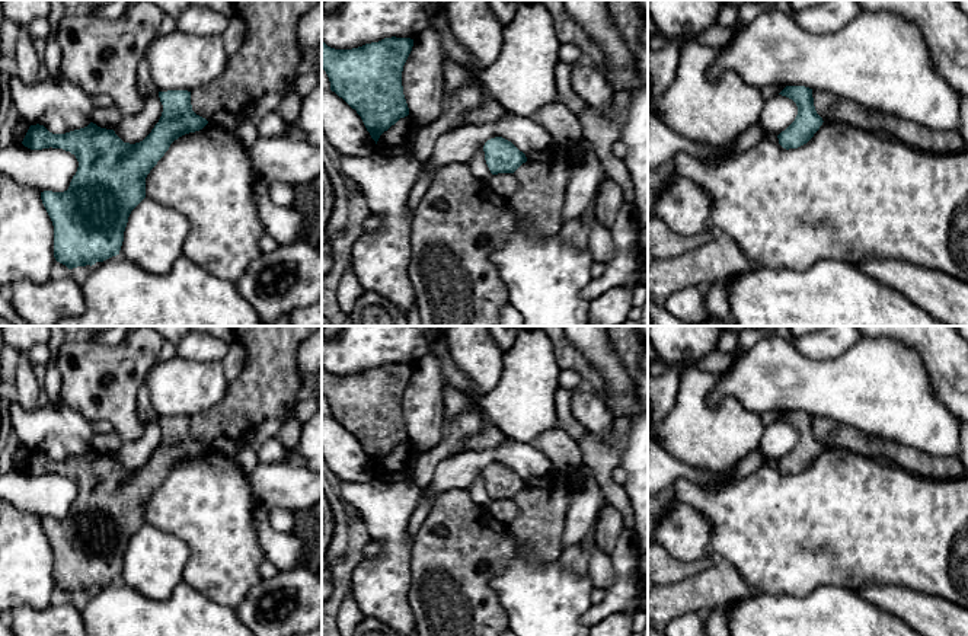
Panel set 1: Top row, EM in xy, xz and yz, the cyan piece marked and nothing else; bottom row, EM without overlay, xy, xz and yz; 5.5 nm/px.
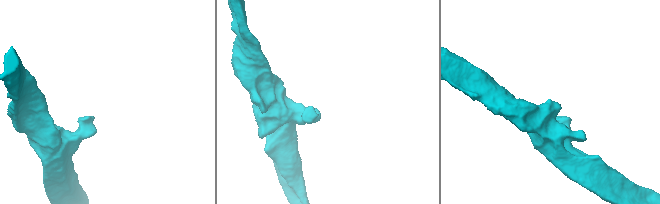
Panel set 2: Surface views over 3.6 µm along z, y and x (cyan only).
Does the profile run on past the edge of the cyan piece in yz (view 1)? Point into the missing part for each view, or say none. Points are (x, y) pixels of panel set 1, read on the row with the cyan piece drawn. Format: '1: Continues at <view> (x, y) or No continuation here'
1: No continuation here

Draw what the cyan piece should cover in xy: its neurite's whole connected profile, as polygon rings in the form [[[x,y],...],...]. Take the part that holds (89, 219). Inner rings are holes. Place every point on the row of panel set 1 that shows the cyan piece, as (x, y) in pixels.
[[[159,92],[163,112],[151,132],[140,143],[124,143],[114,130],[90,122],[66,134],[31,125],[22,144],[31,150],[63,148],[76,156],[79,167],[64,192],[41,192],[54,226],[54,258],[68,269],[103,262],[119,255],[131,211],[146,198],[146,178],[179,137],[202,130],[208,121],[192,111],[191,92]]]

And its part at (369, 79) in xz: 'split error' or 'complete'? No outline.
complete

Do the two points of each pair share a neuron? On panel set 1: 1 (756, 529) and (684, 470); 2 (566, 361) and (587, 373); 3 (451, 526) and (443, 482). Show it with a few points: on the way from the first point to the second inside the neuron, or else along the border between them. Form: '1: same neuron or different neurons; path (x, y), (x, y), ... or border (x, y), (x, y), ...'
1: different neurons; border (673, 483), (679, 479), (690, 479), (702, 488)
2: same neuron; path (571, 361), (575, 361), (582, 368)
3: different neurons; border (466, 489), (446, 489), (441, 494)

